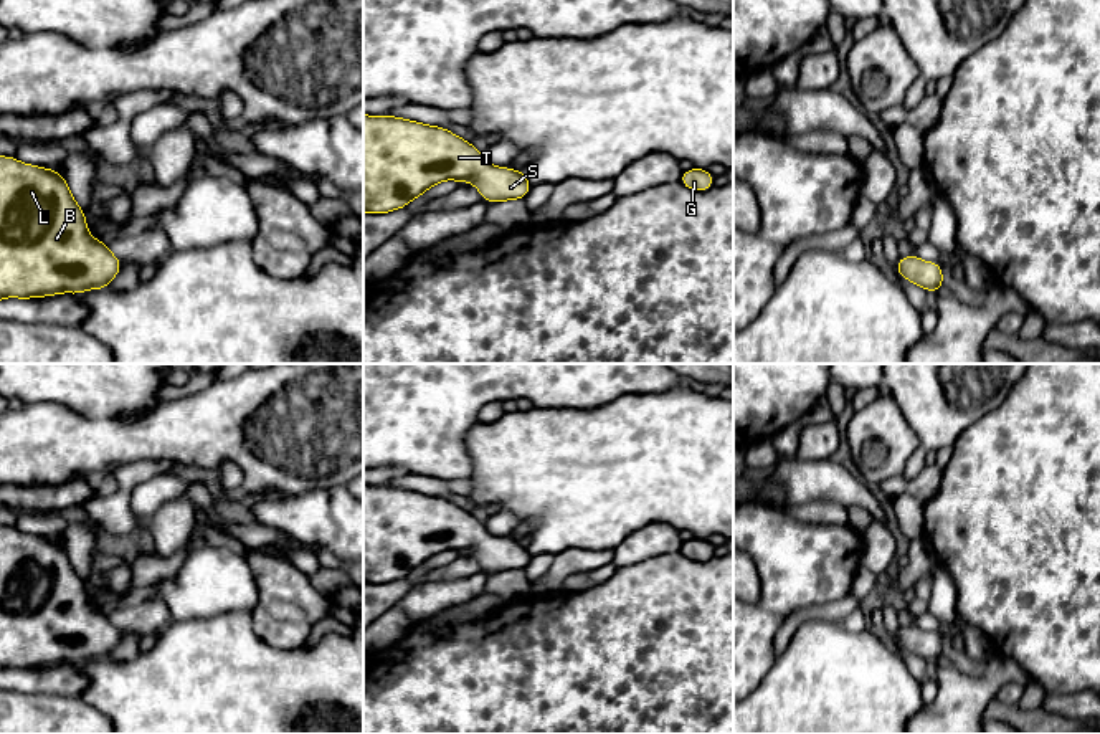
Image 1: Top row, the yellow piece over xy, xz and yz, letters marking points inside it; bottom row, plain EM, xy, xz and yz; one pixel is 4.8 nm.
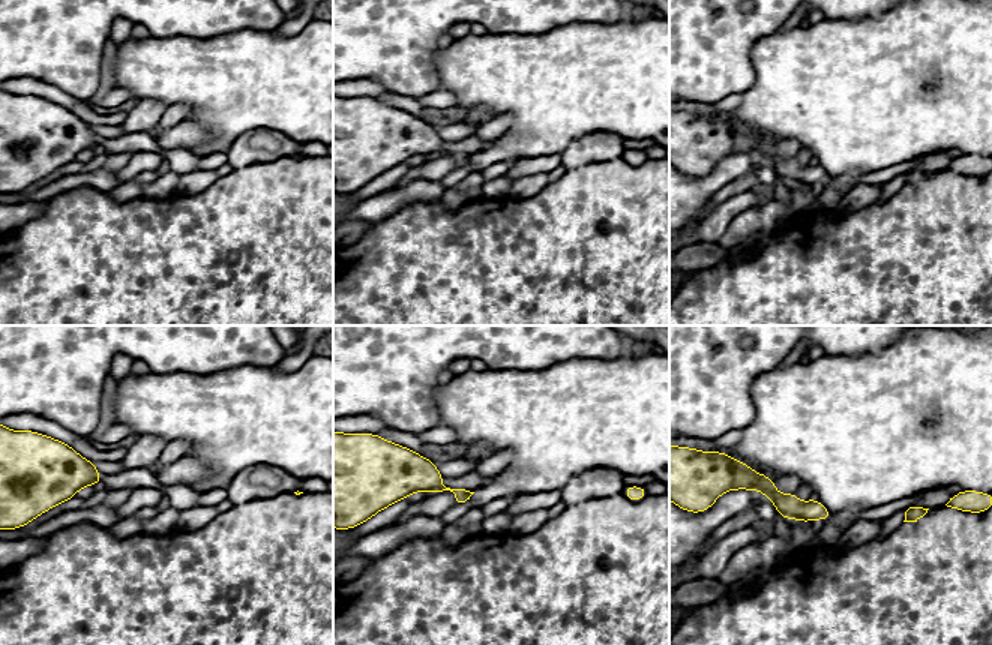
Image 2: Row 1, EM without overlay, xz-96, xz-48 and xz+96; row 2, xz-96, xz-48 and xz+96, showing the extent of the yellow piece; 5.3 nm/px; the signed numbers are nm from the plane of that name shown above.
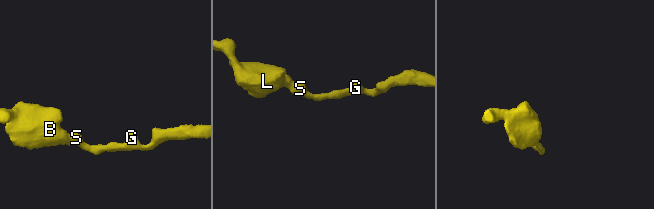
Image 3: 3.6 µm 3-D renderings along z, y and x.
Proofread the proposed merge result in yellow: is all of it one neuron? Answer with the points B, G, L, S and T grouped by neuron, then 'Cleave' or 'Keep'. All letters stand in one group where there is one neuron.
Groups: B G L S T. Keep

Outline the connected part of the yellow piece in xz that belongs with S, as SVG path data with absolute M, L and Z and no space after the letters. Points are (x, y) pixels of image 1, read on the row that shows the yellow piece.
M363 114L363 213L405 208L433 185L471 182L484 202L525 198L525 172L489 164L471 142L439 126Z

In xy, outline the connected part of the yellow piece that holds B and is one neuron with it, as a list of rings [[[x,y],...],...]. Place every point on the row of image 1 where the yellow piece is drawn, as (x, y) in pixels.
[[[0,155],[0,299],[104,289],[121,266],[107,243],[89,235],[84,212],[59,172]]]

